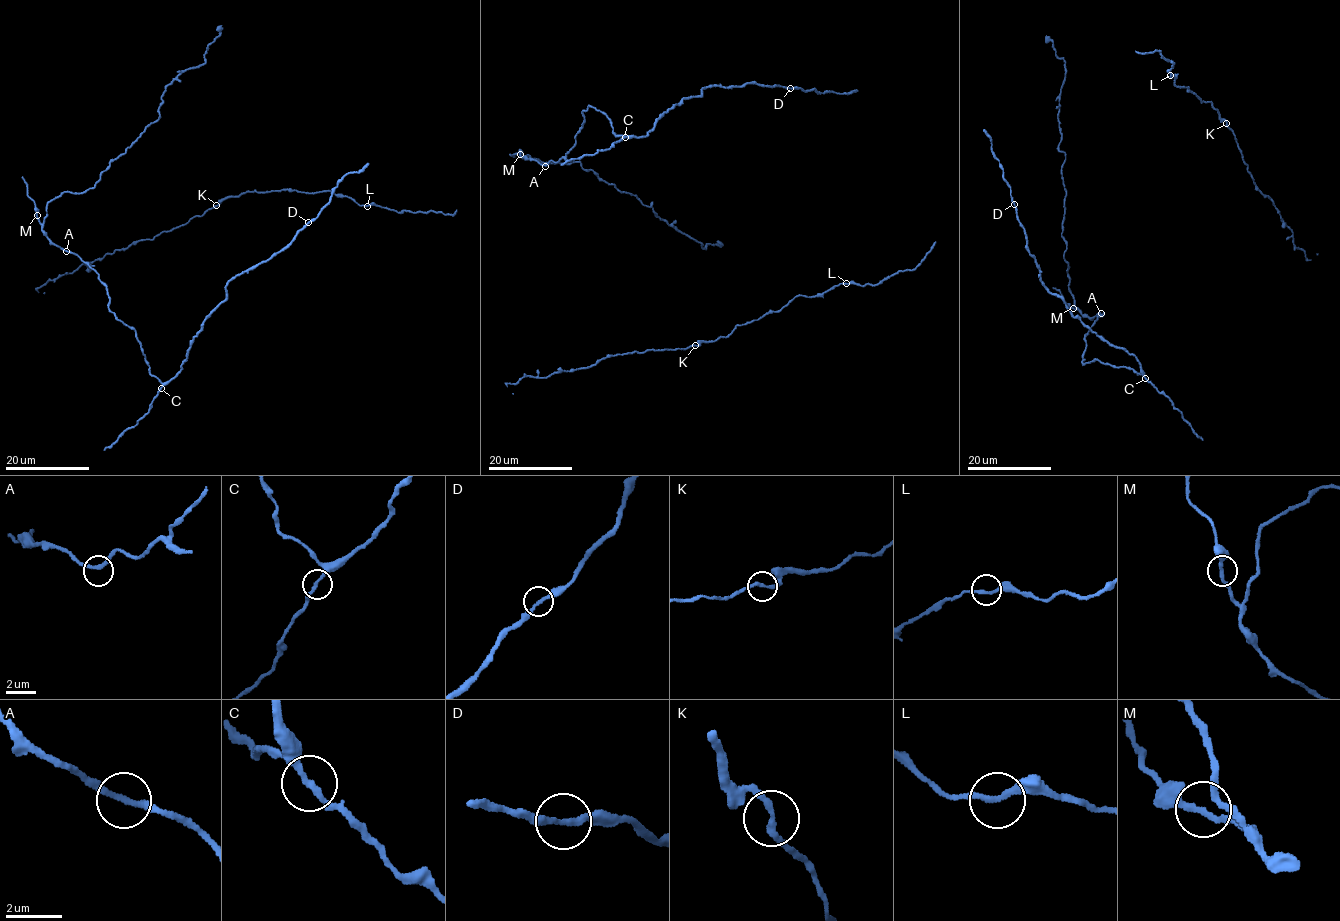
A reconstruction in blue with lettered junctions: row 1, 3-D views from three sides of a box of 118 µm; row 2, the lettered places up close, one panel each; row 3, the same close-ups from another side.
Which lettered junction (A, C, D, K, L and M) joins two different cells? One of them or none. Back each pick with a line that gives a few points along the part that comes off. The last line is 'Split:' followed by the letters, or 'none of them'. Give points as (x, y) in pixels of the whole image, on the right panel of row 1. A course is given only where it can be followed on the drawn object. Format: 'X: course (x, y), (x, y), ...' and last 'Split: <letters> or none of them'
Split: none of them

